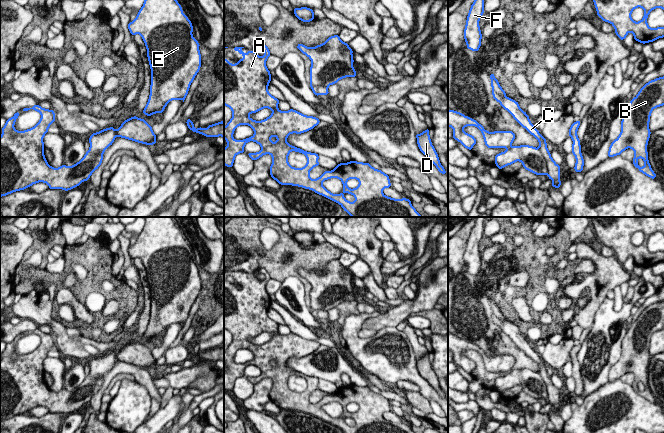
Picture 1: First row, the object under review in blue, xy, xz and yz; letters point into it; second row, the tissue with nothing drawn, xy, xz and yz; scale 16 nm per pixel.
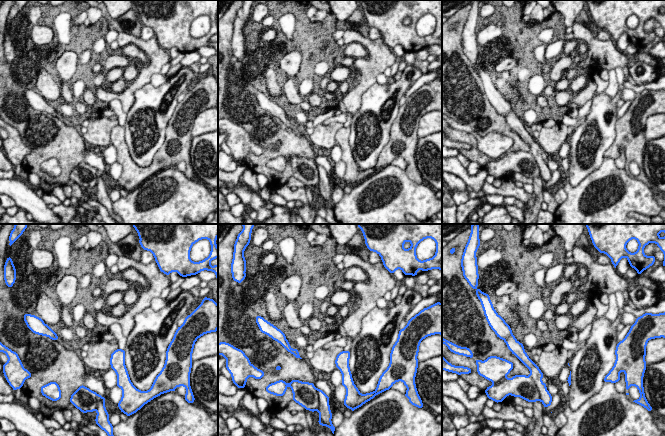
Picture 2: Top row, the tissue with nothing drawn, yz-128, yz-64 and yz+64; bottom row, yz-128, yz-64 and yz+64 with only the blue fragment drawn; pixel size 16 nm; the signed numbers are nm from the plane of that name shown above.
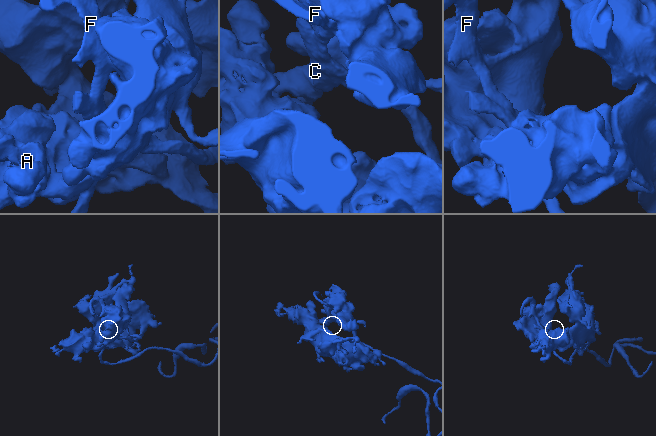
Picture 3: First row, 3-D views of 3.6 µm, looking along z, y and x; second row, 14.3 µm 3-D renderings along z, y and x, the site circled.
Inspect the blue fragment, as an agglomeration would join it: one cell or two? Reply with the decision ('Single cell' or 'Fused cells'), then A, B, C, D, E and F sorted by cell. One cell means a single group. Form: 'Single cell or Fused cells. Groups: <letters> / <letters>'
Single cell. Groups: A B C D E F

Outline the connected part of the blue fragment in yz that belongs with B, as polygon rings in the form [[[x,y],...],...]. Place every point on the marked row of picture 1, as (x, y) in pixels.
[[[664,76],[646,83],[630,101],[622,116],[621,133],[614,140],[608,157],[620,155],[627,148],[634,150],[633,164],[640,172],[655,179],[648,161],[647,144],[650,137],[649,121],[654,108],[664,105]]]

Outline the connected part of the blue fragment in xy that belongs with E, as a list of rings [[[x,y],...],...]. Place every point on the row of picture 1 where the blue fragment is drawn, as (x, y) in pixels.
[[[145,0],[135,20],[128,24],[128,29],[132,36],[141,35],[151,68],[150,96],[144,115],[161,114],[171,100],[184,102],[202,63],[200,44],[192,35],[192,23],[177,0]]]

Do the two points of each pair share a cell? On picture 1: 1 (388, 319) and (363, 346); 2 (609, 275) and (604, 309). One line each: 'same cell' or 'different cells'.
1: different cells
2: different cells

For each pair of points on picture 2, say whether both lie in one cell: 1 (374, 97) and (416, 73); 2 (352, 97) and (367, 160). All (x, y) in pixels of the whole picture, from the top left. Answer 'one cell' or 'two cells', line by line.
1: one cell
2: two cells

